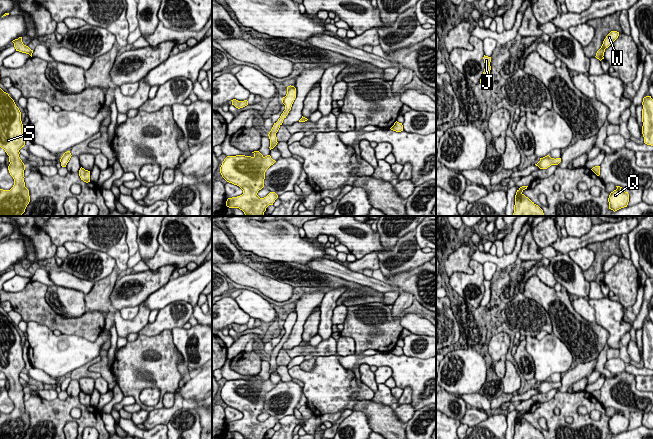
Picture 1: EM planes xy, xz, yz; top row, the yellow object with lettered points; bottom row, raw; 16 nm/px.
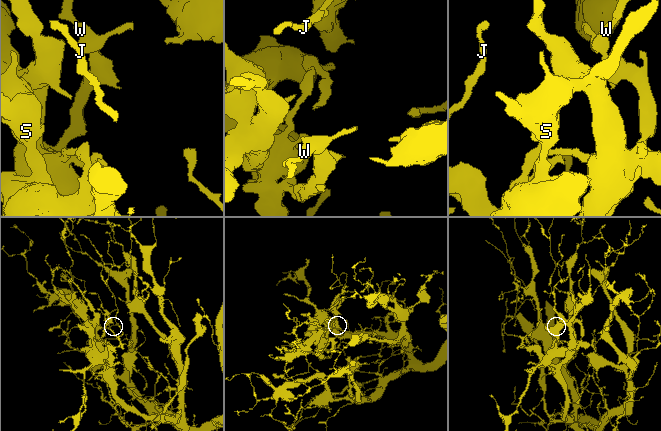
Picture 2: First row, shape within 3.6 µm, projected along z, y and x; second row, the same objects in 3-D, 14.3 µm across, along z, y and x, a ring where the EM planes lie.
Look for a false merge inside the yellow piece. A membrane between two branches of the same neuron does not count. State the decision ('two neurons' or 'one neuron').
two neurons

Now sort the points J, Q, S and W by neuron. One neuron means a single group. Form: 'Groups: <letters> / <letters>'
Groups: J Q W / S

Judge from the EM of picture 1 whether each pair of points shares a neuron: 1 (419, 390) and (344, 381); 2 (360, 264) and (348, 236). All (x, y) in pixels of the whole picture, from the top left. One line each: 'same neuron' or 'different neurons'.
1: different neurons
2: different neurons

